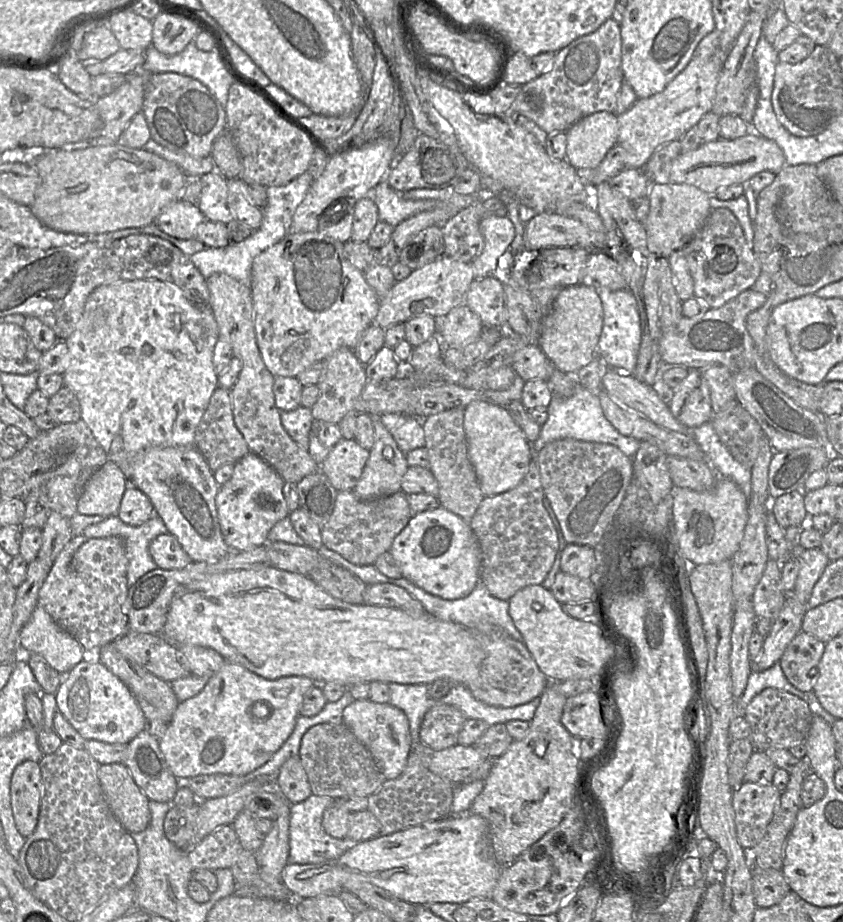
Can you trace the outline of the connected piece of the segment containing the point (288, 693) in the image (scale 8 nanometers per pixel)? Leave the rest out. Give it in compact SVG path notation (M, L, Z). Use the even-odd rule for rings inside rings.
M229 661L195 697L180 702L159 747L177 779L207 774L245 776L265 764L286 742L301 715L303 699L316 684L306 676L265 679Z

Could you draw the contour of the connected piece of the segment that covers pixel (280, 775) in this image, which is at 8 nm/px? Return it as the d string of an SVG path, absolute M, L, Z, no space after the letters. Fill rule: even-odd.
M300 756L289 758L276 775L279 791L291 803L300 803L311 794L307 773L303 768Z

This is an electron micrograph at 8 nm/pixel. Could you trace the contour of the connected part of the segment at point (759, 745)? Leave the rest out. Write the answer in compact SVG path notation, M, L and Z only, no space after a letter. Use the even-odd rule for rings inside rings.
M766 688L757 694L745 710L745 719L750 725L748 737L755 750L764 751L770 747L789 749L805 741L813 713L809 704L800 697L776 688Z

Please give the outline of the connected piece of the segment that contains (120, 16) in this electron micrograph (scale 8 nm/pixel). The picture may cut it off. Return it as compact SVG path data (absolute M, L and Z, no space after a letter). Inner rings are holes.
M133 10L115 14L107 22L121 49L146 50L152 45L152 21Z

